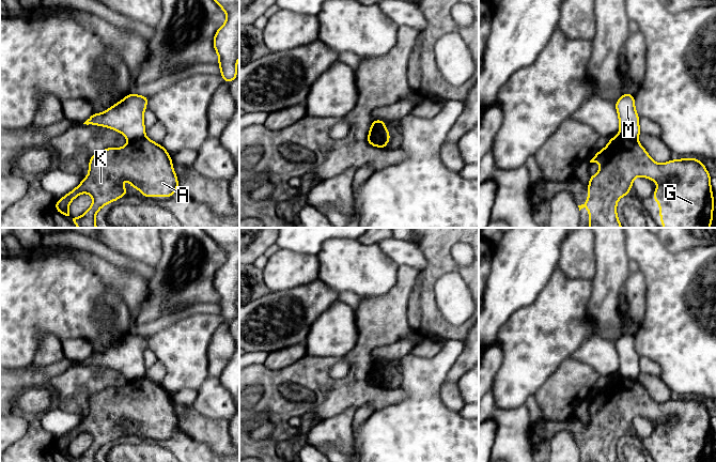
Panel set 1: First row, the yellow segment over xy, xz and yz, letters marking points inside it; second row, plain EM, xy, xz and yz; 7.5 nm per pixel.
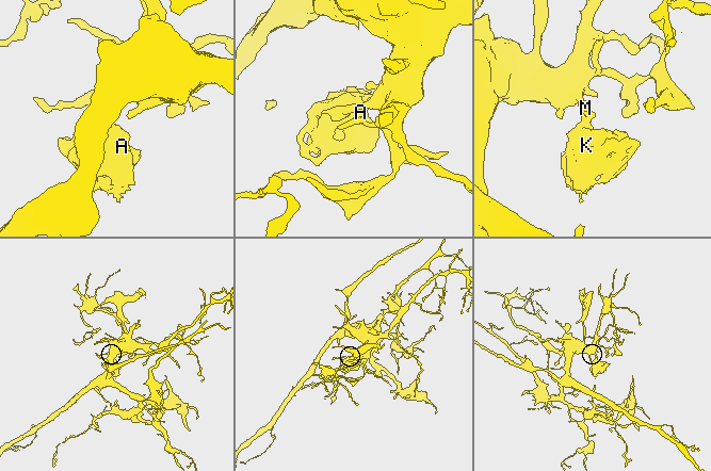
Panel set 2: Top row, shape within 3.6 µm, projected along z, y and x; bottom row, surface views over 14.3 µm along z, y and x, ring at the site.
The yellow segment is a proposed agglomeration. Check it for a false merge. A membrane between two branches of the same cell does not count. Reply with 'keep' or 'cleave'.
cleave

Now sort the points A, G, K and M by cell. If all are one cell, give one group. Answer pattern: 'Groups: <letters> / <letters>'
Groups: A G K / M

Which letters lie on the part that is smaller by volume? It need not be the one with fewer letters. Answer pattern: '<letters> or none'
A, G, K

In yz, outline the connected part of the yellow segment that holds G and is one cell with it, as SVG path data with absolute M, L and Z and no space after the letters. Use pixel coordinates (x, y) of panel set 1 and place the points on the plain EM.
M617 375L611 376L609 383L590 402L601 403L602 407L596 415L590 415L587 442L578 445L579 450L588 447L589 462L620 462L617 443L621 436L629 434L636 416L648 417L657 422L653 440L659 442L661 462L712 462L714 436L711 415L702 401L695 397L657 403L638 380Z

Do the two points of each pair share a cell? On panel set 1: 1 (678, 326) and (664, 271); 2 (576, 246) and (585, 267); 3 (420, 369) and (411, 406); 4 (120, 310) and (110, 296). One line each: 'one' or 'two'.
1: one
2: one
3: one
4: one

